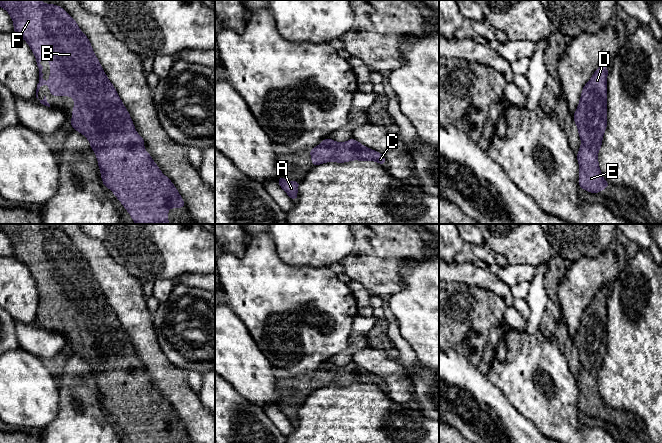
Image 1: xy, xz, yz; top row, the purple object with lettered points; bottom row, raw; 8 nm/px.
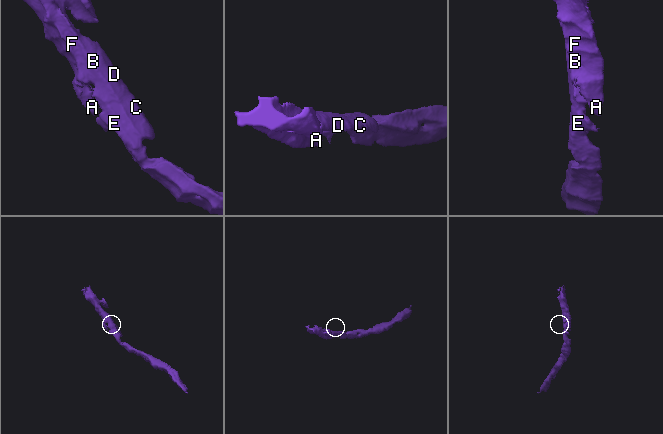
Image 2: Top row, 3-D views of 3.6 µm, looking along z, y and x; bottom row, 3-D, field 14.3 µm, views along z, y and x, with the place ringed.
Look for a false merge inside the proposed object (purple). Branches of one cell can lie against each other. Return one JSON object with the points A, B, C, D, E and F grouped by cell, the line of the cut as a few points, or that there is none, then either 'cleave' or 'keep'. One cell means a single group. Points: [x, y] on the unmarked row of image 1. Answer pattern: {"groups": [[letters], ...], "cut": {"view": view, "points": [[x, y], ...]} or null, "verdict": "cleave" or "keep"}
{"groups": [["A", "B", "C", "D", "E", "F"]], "cut": null, "verdict": "keep"}

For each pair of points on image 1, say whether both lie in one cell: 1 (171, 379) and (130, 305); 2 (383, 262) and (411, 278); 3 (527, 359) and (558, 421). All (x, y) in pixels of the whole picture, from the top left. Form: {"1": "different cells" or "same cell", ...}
{"1": "same cell", "2": "different cells", "3": "same cell"}

